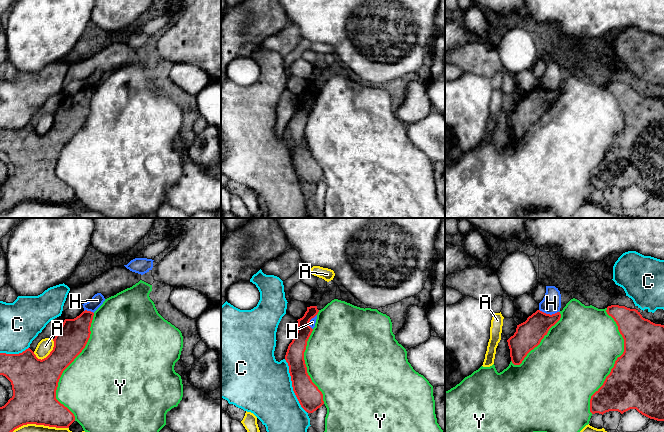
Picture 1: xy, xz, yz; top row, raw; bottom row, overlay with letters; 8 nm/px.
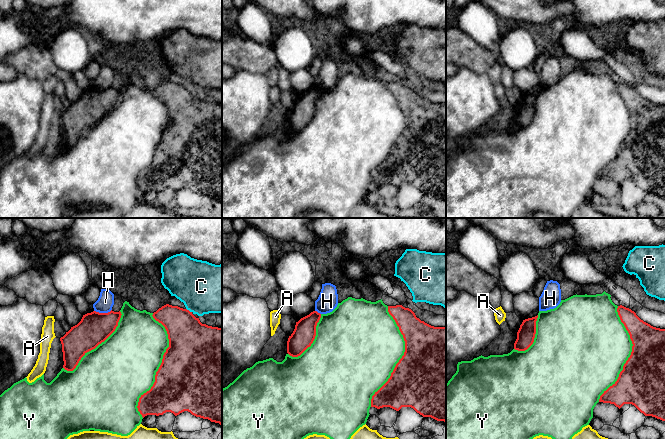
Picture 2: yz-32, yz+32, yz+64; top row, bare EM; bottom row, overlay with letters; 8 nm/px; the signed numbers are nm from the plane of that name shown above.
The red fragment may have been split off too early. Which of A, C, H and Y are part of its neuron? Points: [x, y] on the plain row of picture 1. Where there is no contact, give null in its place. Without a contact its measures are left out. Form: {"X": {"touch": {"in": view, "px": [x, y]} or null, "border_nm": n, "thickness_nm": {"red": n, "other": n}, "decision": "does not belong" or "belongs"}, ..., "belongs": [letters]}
{"A": {"touch": {"in": "xy", "px": [50, 128]}, "border_nm": 200, "thickness_nm": {"red": 340, "other": 120}, "decision": "does not belong"}, "C": {"touch": {"in": "xz", "px": [292, 162]}, "border_nm": 460, "thickness_nm": {"red": 190, "other": 460}, "decision": "does not belong"}, "H": {"touch": {"in": "yz", "px": [549, 90]}, "border_nm": 160, "thickness_nm": {"red": 220, "other": 160}, "decision": "does not belong"}, "Y": {"touch": {"in": "xy", "px": [67, 142]}, "border_nm": 900, "thickness_nm": {"red": 300, "other": 500}, "decision": "does not belong"}, "belongs": []}

